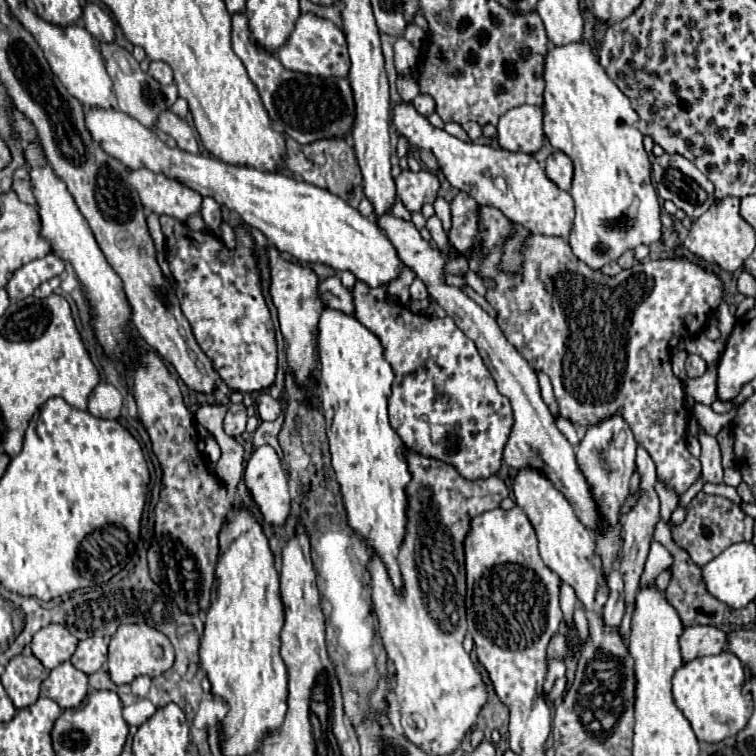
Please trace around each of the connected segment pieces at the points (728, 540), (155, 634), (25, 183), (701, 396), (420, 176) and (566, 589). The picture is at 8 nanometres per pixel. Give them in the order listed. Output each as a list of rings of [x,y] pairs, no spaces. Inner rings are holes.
[[[698,492],[692,502],[686,508],[686,518],[682,524],[672,526],[672,538],[674,542],[690,554],[690,558],[704,566],[712,558],[716,558],[720,552],[724,552],[728,546],[736,542],[750,542],[754,534],[754,520],[742,512],[742,508],[734,502],[730,502],[724,496],[710,496],[704,492]]]
[[[124,624],[110,640],[108,674],[116,686],[130,684],[136,676],[144,674],[150,678],[160,676],[162,672],[170,670],[172,664],[174,664],[174,648],[170,640],[156,628],[150,628],[148,624]]]
[[[24,166],[24,168],[18,168],[14,172],[14,184],[12,184],[12,190],[18,194],[18,198],[30,206],[36,206],[38,208],[38,202],[34,198],[34,190],[32,190],[32,180],[30,180],[30,168]]]
[[[708,370],[706,376],[688,380],[686,392],[688,392],[696,402],[710,406],[710,404],[718,398],[718,392],[716,392],[716,372],[714,372],[714,370]]]
[[[404,170],[398,178],[396,178],[396,190],[398,196],[402,198],[404,206],[410,212],[418,212],[422,208],[422,204],[426,202],[434,202],[436,194],[438,194],[438,178],[430,172],[412,172],[412,170]]]
[[[562,582],[562,586],[560,586],[560,606],[562,606],[564,618],[566,618],[566,622],[568,622],[568,624],[572,624],[574,604],[576,604],[576,594],[574,594],[574,588]]]

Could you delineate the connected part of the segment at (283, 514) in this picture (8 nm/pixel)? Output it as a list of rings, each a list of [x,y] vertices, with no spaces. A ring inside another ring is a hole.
[[[260,446],[250,456],[244,480],[268,524],[284,524],[290,512],[288,474],[272,446]]]

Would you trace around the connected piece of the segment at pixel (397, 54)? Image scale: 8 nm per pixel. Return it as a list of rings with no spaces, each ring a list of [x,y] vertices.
[[[398,36],[394,42],[394,64],[398,74],[414,72],[416,62],[418,62],[418,48],[414,48],[408,40]]]

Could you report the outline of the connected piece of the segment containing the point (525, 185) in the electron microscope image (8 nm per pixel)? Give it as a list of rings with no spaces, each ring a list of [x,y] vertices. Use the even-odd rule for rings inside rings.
[[[404,102],[400,106],[396,106],[392,120],[394,120],[396,130],[410,144],[416,144],[418,148],[430,148],[434,152],[434,156],[438,158],[440,170],[446,174],[446,180],[454,188],[470,194],[480,206],[494,206],[494,208],[498,208],[508,220],[512,220],[514,224],[526,228],[532,234],[560,236],[560,238],[568,238],[570,236],[572,224],[574,224],[574,202],[572,202],[572,196],[566,190],[560,190],[546,176],[546,172],[540,168],[540,164],[530,154],[524,154],[524,152],[508,152],[508,150],[502,150],[502,148],[496,148],[494,150],[494,148],[484,146],[484,144],[468,144],[468,142],[462,142],[462,140],[450,136],[444,130],[436,130],[422,114],[416,112],[416,108],[412,104],[404,104]]]

